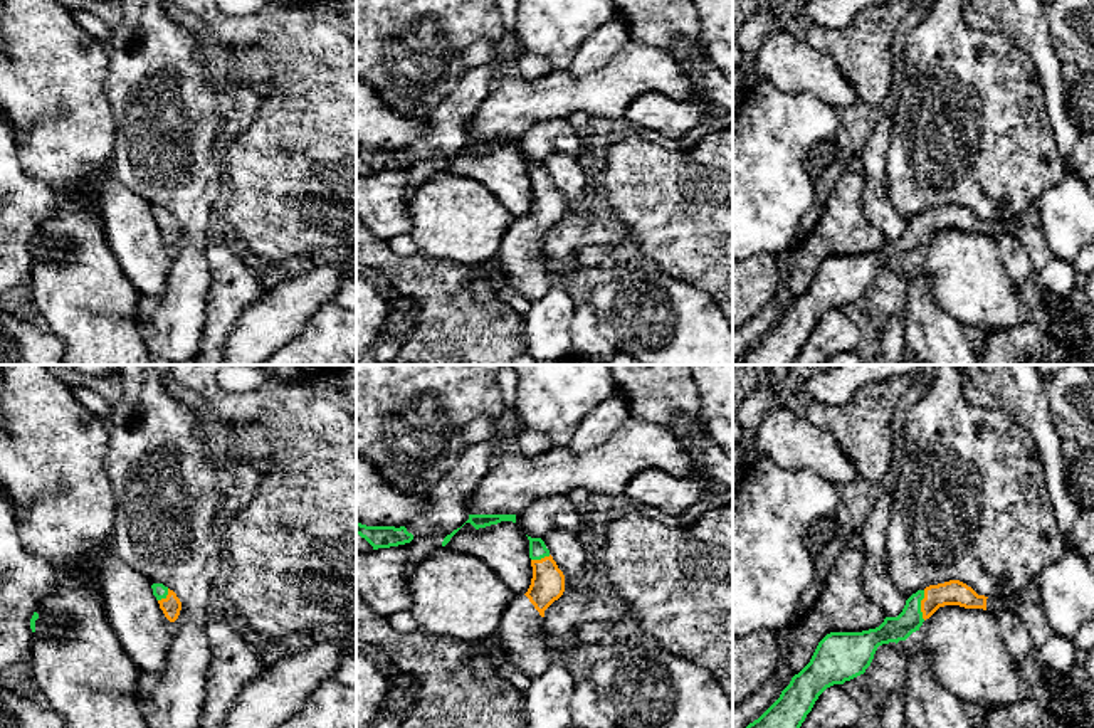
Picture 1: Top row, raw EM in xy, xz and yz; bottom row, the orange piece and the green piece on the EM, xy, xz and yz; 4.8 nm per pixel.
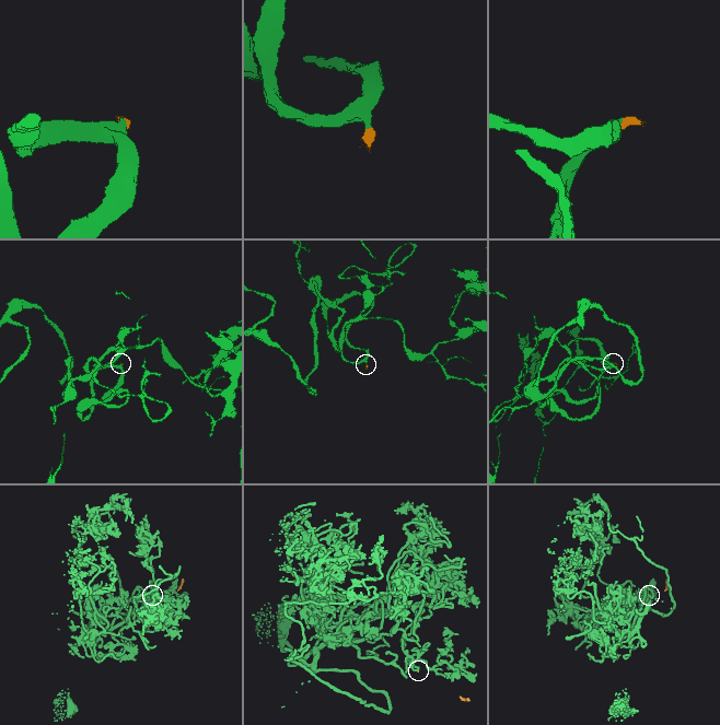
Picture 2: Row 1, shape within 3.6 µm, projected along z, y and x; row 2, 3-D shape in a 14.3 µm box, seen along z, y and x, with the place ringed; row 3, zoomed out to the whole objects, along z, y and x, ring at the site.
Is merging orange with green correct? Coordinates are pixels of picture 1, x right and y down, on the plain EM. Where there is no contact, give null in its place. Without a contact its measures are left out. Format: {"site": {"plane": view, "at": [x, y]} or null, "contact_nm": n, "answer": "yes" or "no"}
{"site": {"plane": "yz", "at": [921, 229]}, "contact_nm": 140, "answer": "yes"}

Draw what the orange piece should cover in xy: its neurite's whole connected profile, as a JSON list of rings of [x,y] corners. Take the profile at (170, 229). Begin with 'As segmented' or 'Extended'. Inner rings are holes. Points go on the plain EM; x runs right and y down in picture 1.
Extended. [[[153,207],[153,219],[156,220],[160,232],[170,245],[175,245],[181,234],[181,225],[173,214],[163,207]]]

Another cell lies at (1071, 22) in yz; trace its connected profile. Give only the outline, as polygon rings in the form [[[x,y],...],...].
[[[1042,0],[1042,10],[1059,61],[1094,74],[1094,0]]]

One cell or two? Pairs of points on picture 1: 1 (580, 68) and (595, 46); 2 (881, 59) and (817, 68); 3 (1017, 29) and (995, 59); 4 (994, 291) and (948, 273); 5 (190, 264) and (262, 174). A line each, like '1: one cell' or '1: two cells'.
1: one cell
2: two cells
3: two cells
4: one cell
5: two cells

